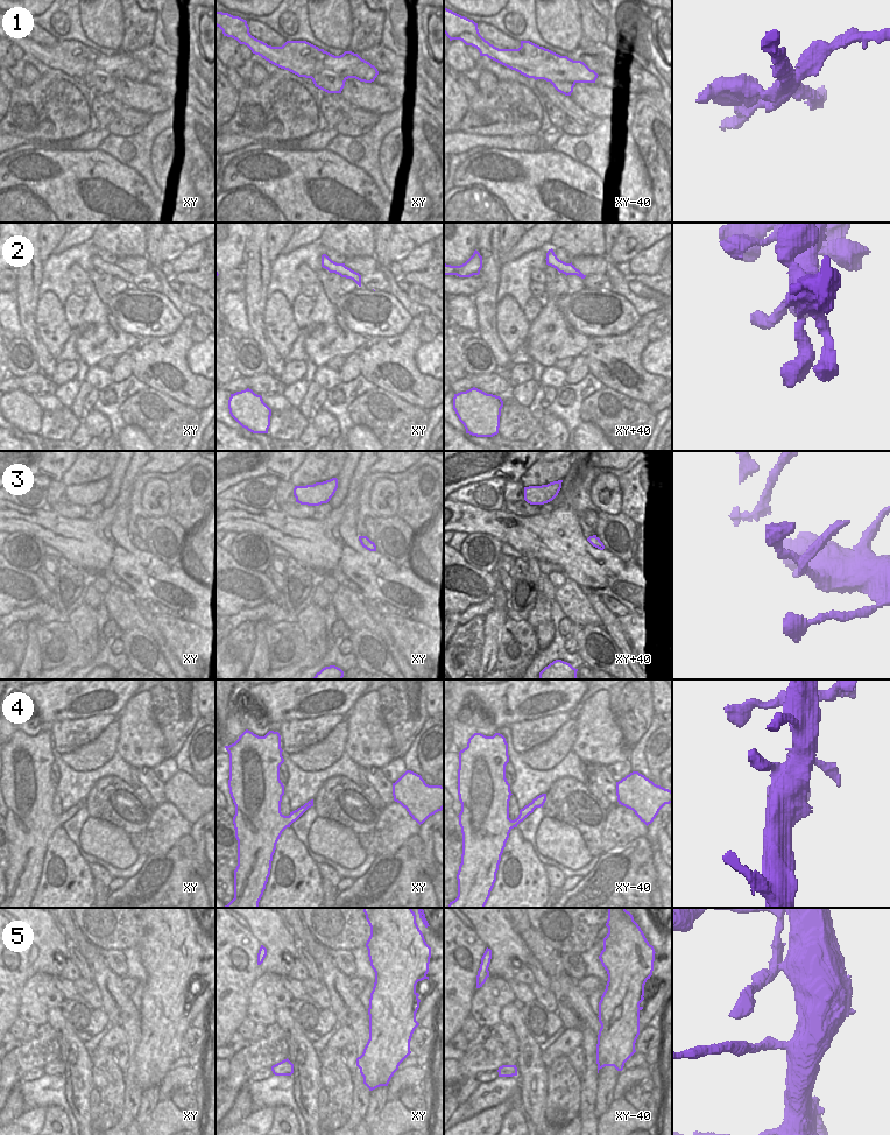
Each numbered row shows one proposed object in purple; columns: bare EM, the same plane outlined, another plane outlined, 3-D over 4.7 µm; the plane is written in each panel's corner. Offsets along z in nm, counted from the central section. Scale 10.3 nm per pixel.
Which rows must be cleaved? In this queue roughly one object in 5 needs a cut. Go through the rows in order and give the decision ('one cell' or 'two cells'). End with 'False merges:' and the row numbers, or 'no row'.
1: two cells
2: one cell
3: one cell
4: one cell
5: one cell
False merges: 1

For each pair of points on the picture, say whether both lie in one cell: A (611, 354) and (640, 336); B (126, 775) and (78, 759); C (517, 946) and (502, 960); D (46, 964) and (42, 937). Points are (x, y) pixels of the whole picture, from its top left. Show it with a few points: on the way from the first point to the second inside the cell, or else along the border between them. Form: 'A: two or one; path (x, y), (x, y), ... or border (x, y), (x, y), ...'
A: one; path (617, 354), (621, 354), (633, 343)
B: two; border (117, 752), (94, 769), (75, 770)
C: one; path (514, 949), (506, 957)
D: one; path (46, 957), (46, 944)

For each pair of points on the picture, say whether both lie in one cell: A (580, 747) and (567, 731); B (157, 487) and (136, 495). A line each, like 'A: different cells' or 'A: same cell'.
A: different cells
B: different cells

